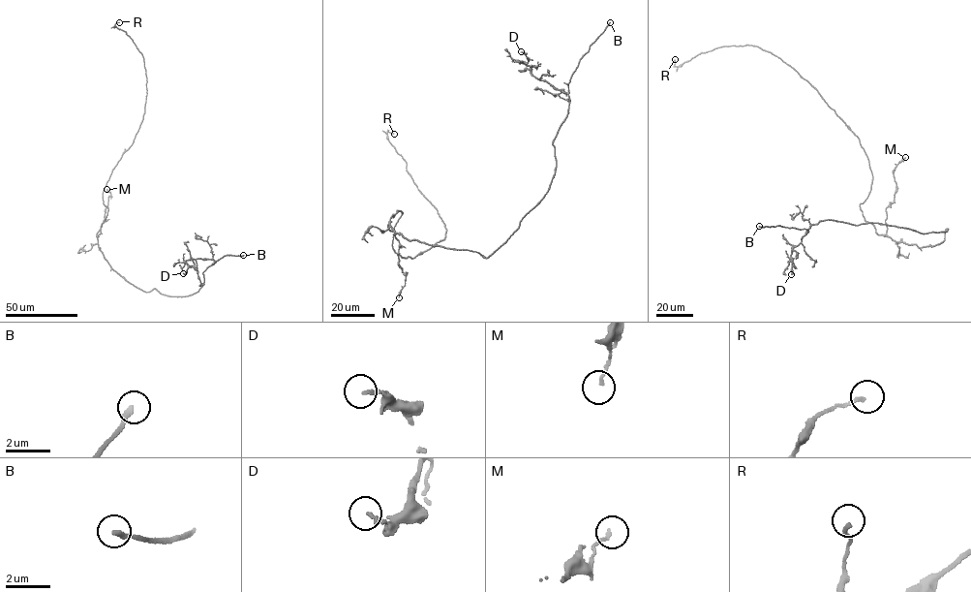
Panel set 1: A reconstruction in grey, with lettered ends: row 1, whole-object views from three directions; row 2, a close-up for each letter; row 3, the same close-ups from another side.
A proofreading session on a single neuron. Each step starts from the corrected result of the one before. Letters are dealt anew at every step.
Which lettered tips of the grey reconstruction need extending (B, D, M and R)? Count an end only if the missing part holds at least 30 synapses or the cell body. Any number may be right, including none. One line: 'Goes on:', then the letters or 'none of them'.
Goes on: B

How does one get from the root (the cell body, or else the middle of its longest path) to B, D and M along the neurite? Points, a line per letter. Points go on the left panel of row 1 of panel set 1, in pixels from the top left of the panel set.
B: (98, 234), (112, 269), (144, 291), (171, 296), (197, 292), (215, 261), (243, 255)
D: (98, 234), (99, 248), (112, 269), (145, 292), (192, 295), (215, 262), (191, 258), (183, 273)
M: (98, 234), (110, 196), (106, 189)

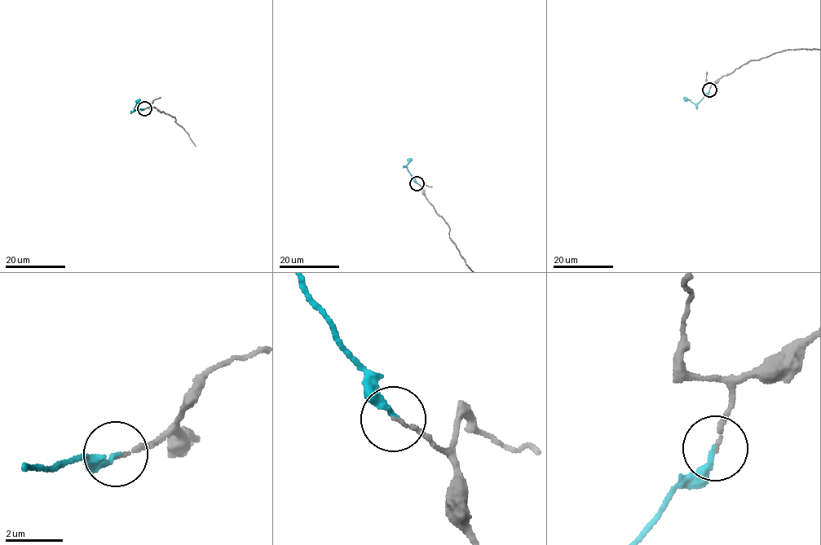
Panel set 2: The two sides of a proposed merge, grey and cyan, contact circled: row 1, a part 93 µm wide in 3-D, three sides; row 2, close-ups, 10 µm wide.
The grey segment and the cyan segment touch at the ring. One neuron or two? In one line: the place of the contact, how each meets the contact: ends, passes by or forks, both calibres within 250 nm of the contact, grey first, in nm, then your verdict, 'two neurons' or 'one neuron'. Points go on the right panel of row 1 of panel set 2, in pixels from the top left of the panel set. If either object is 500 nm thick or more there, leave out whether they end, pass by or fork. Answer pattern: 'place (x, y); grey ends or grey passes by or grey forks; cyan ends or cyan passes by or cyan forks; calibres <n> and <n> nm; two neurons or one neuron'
place (709, 90); grey ends; cyan ends; calibres 100 and 180 nm; one neuron

